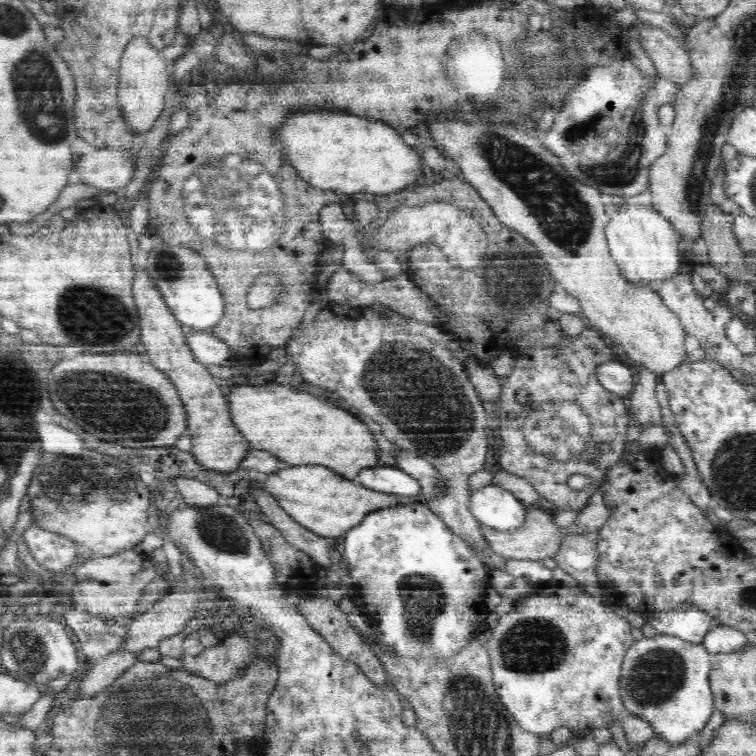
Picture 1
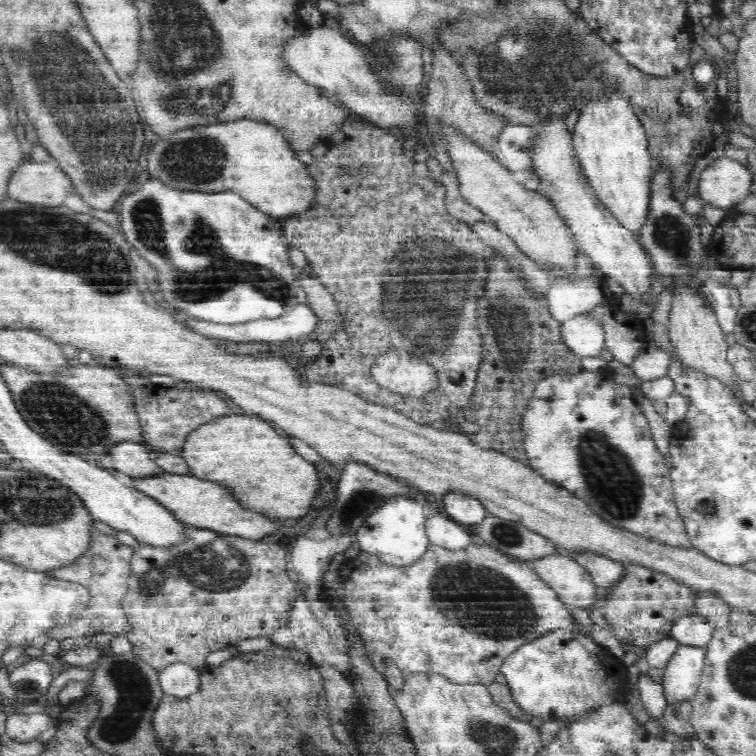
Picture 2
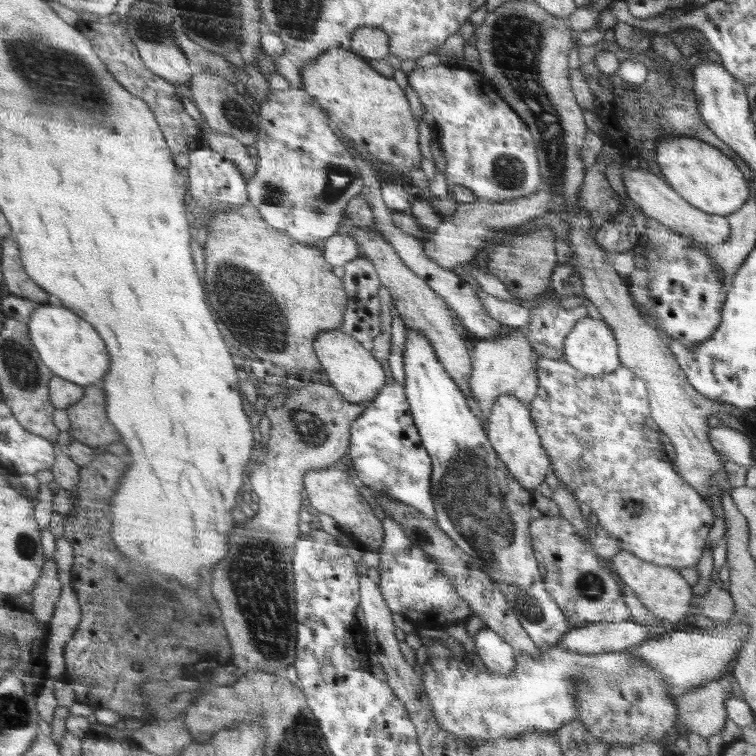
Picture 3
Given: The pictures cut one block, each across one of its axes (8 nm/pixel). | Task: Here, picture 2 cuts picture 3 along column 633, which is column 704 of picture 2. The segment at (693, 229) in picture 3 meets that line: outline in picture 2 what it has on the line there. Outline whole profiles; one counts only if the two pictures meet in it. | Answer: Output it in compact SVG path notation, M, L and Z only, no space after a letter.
M730 157L714 159L700 174L699 198L727 210L748 196L752 176L748 167Z

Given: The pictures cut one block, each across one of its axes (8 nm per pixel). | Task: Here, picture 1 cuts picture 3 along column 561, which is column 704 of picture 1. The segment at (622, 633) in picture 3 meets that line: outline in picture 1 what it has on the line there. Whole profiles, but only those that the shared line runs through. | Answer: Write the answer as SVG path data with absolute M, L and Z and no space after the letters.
M721 624L706 634L702 645L706 647L706 650L711 655L715 655L720 653L742 652L742 650L748 648L749 643L746 633Z

